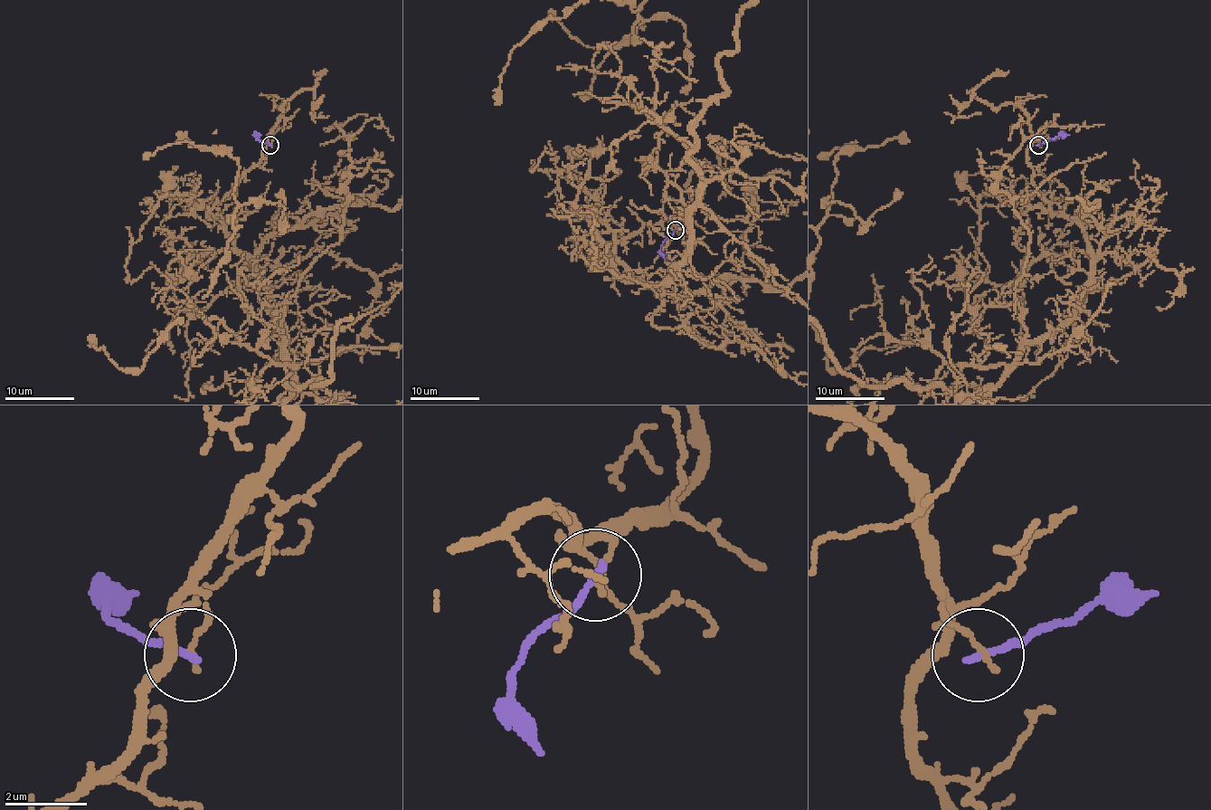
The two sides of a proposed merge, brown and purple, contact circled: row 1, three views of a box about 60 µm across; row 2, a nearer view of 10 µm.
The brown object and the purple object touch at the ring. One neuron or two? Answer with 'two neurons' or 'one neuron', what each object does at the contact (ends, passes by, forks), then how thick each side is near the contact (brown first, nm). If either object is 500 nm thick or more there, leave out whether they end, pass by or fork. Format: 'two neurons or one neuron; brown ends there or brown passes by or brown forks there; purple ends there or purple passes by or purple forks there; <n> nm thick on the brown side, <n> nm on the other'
two neurons; brown ends there; purple ends there; 170 nm thick on the brown side, 180 nm on the other

